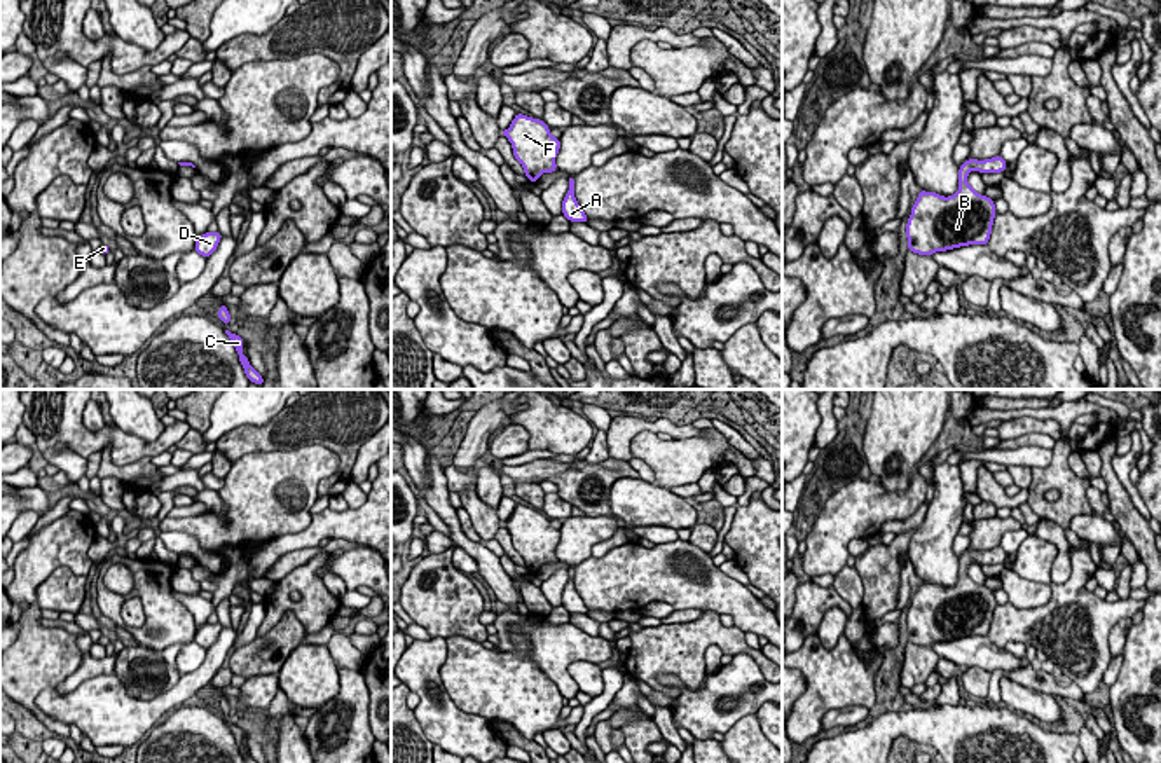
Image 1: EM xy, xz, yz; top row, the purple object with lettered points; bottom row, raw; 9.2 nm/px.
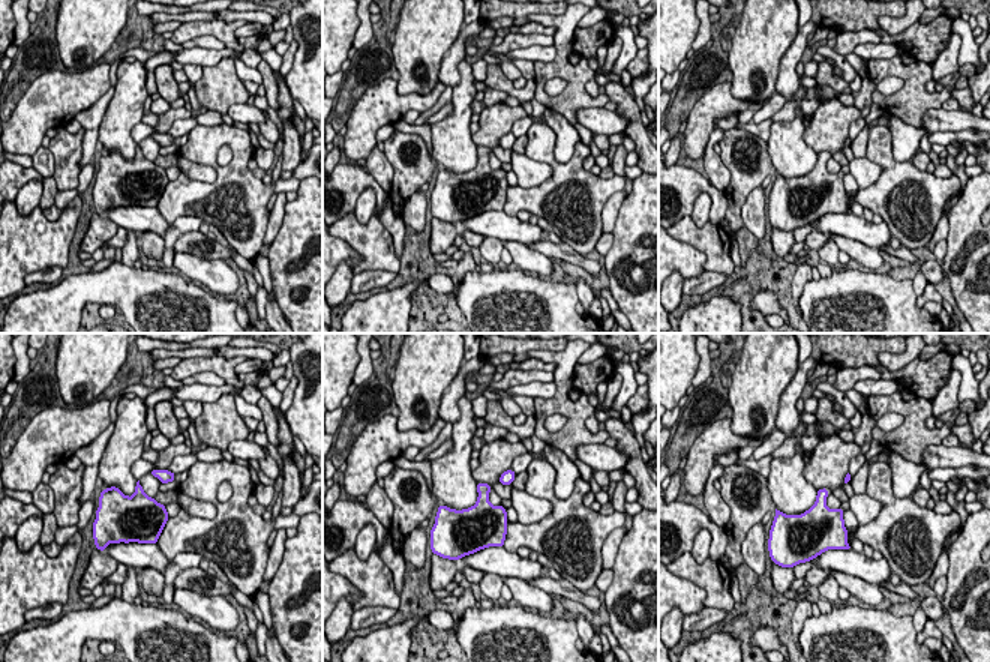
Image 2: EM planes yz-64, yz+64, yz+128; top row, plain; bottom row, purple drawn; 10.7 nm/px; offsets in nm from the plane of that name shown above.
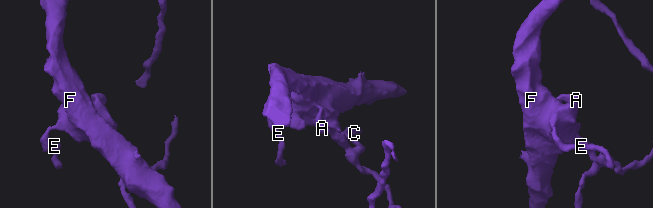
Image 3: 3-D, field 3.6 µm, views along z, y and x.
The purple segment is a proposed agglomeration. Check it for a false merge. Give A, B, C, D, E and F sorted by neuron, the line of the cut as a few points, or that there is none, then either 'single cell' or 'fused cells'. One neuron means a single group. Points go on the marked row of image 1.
A B C D E F; no cut; single cell

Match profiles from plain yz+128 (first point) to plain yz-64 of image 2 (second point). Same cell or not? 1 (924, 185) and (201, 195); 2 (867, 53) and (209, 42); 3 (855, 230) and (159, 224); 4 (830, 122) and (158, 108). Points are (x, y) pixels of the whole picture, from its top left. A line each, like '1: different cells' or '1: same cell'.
1: same cell
2: different cells
3: same cell
4: different cells

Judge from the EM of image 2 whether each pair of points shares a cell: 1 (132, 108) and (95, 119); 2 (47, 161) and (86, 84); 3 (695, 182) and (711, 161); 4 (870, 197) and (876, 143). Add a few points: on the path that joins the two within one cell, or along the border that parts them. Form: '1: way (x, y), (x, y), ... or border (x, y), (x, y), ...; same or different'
1: border (114, 89), (99, 126), (98, 140); different
2: border (41, 144), (32, 156); different
3: border (708, 180), (722, 192); different
4: way (884, 183), (887, 180), (887, 162), (882, 156); same

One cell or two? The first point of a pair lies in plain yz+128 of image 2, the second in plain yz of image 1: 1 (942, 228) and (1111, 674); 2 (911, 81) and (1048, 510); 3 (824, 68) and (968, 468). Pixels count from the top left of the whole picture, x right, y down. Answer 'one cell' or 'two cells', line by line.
1: two cells
2: one cell
3: two cells

